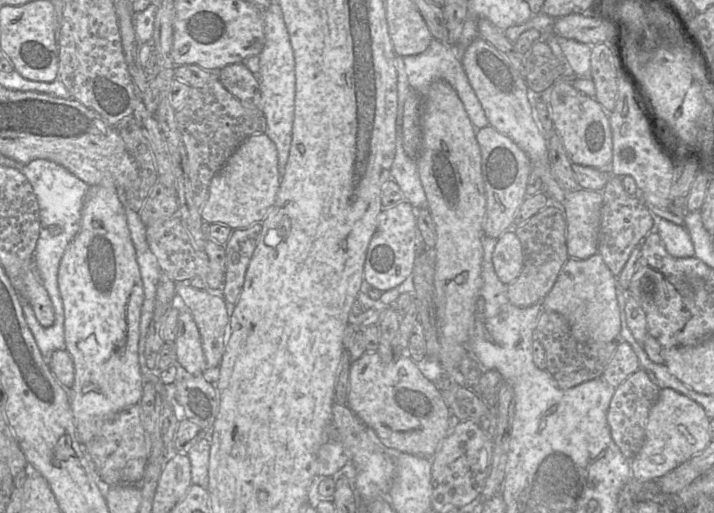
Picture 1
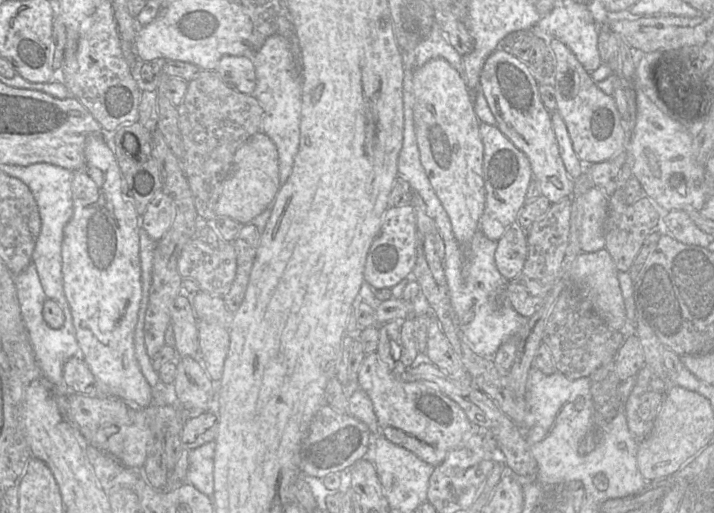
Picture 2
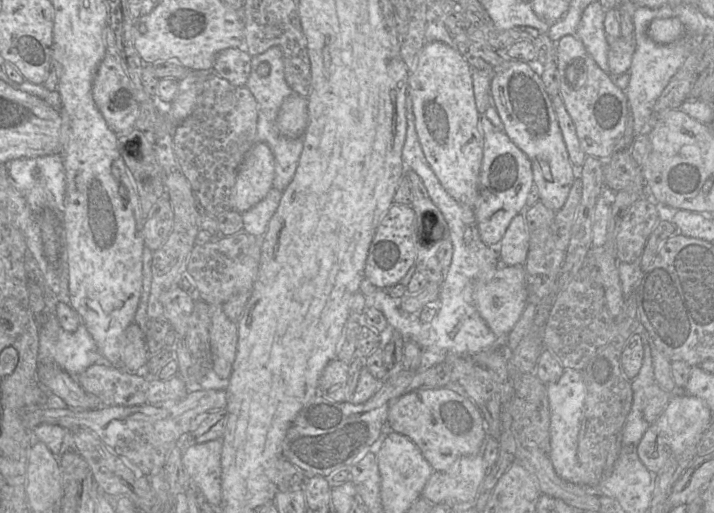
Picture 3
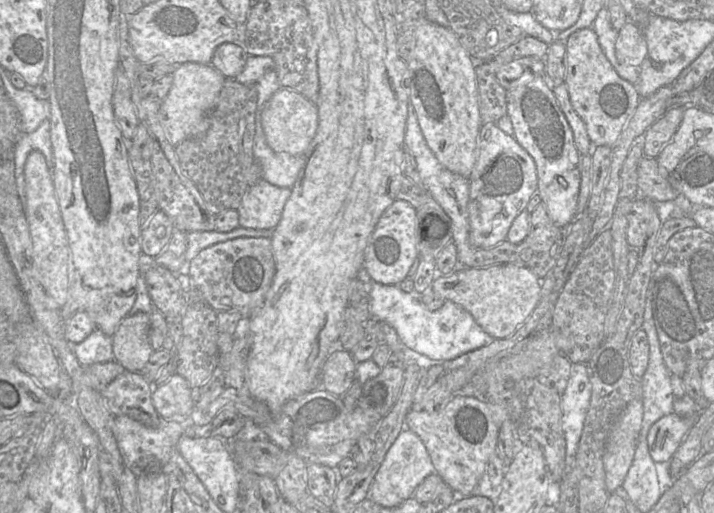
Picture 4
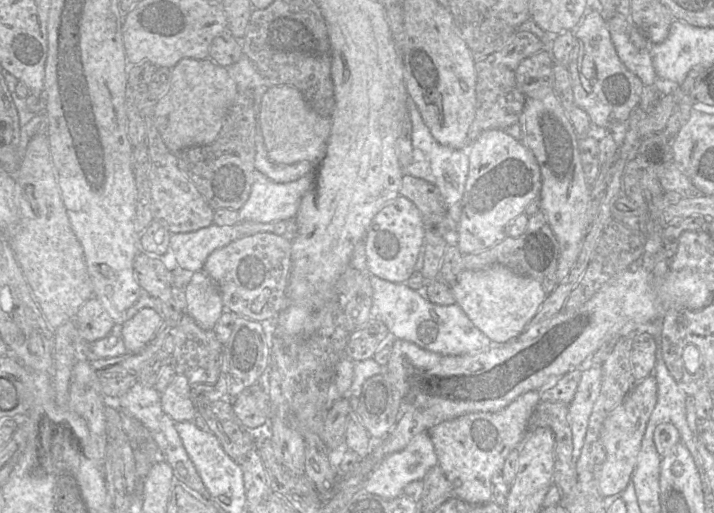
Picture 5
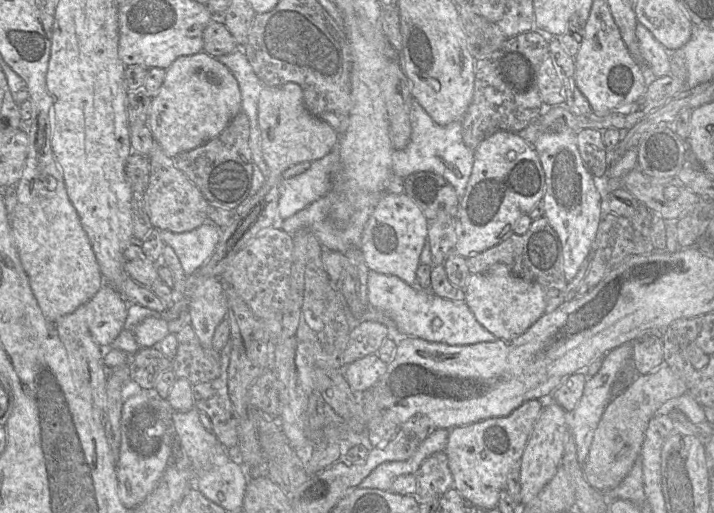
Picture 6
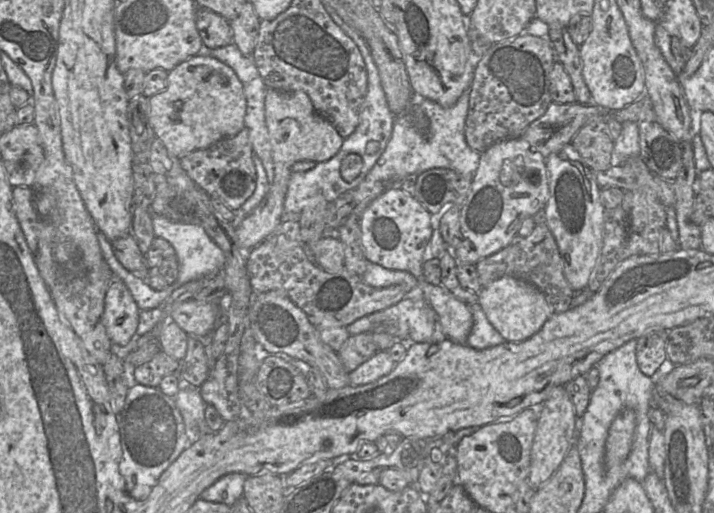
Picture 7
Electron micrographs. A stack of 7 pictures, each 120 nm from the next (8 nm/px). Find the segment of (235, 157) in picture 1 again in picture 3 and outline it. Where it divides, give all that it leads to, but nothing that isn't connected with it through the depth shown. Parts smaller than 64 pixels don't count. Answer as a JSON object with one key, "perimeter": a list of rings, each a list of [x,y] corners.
{"perimeter":[[[255,142],[237,173],[231,209],[243,213],[263,200],[275,178],[275,157],[264,142]]]}

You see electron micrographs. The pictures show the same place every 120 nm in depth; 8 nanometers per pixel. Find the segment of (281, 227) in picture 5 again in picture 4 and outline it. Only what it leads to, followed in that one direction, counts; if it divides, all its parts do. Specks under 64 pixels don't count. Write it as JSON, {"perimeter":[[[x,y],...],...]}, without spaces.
{"perimeter":[[[237,227],[230,232],[194,231],[187,234],[187,249],[185,253],[187,264],[203,249],[214,244],[239,237],[272,237],[274,229],[251,229]]]}

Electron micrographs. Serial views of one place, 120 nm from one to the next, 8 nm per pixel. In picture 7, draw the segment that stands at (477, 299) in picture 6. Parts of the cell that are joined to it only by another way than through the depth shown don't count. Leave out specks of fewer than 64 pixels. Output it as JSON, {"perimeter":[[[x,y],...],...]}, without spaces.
{"perimeter":[[[503,276],[478,292],[481,306],[490,324],[508,342],[524,341],[537,333],[551,316],[543,293],[534,285],[513,276]]]}

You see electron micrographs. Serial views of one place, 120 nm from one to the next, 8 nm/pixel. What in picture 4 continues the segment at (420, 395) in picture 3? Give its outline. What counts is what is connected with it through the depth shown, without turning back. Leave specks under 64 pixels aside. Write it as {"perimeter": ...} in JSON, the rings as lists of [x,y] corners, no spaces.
{"perimeter":[[[455,396],[438,413],[410,410],[405,426],[423,442],[436,473],[457,497],[465,497],[475,493],[485,475],[490,457],[496,454],[499,429],[506,419],[510,419],[507,402],[487,403],[474,396]]]}

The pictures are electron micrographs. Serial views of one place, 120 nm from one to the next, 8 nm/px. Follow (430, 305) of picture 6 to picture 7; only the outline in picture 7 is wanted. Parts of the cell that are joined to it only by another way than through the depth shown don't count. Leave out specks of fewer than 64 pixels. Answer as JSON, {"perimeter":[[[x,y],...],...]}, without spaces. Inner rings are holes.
{"perimeter":[[[367,260],[362,280],[376,288],[403,285],[410,289],[406,297],[422,297],[416,278],[407,271],[387,269]],[[478,303],[468,304],[472,313],[473,325],[465,344],[471,348],[482,350],[503,343],[504,338],[490,324]]]}

